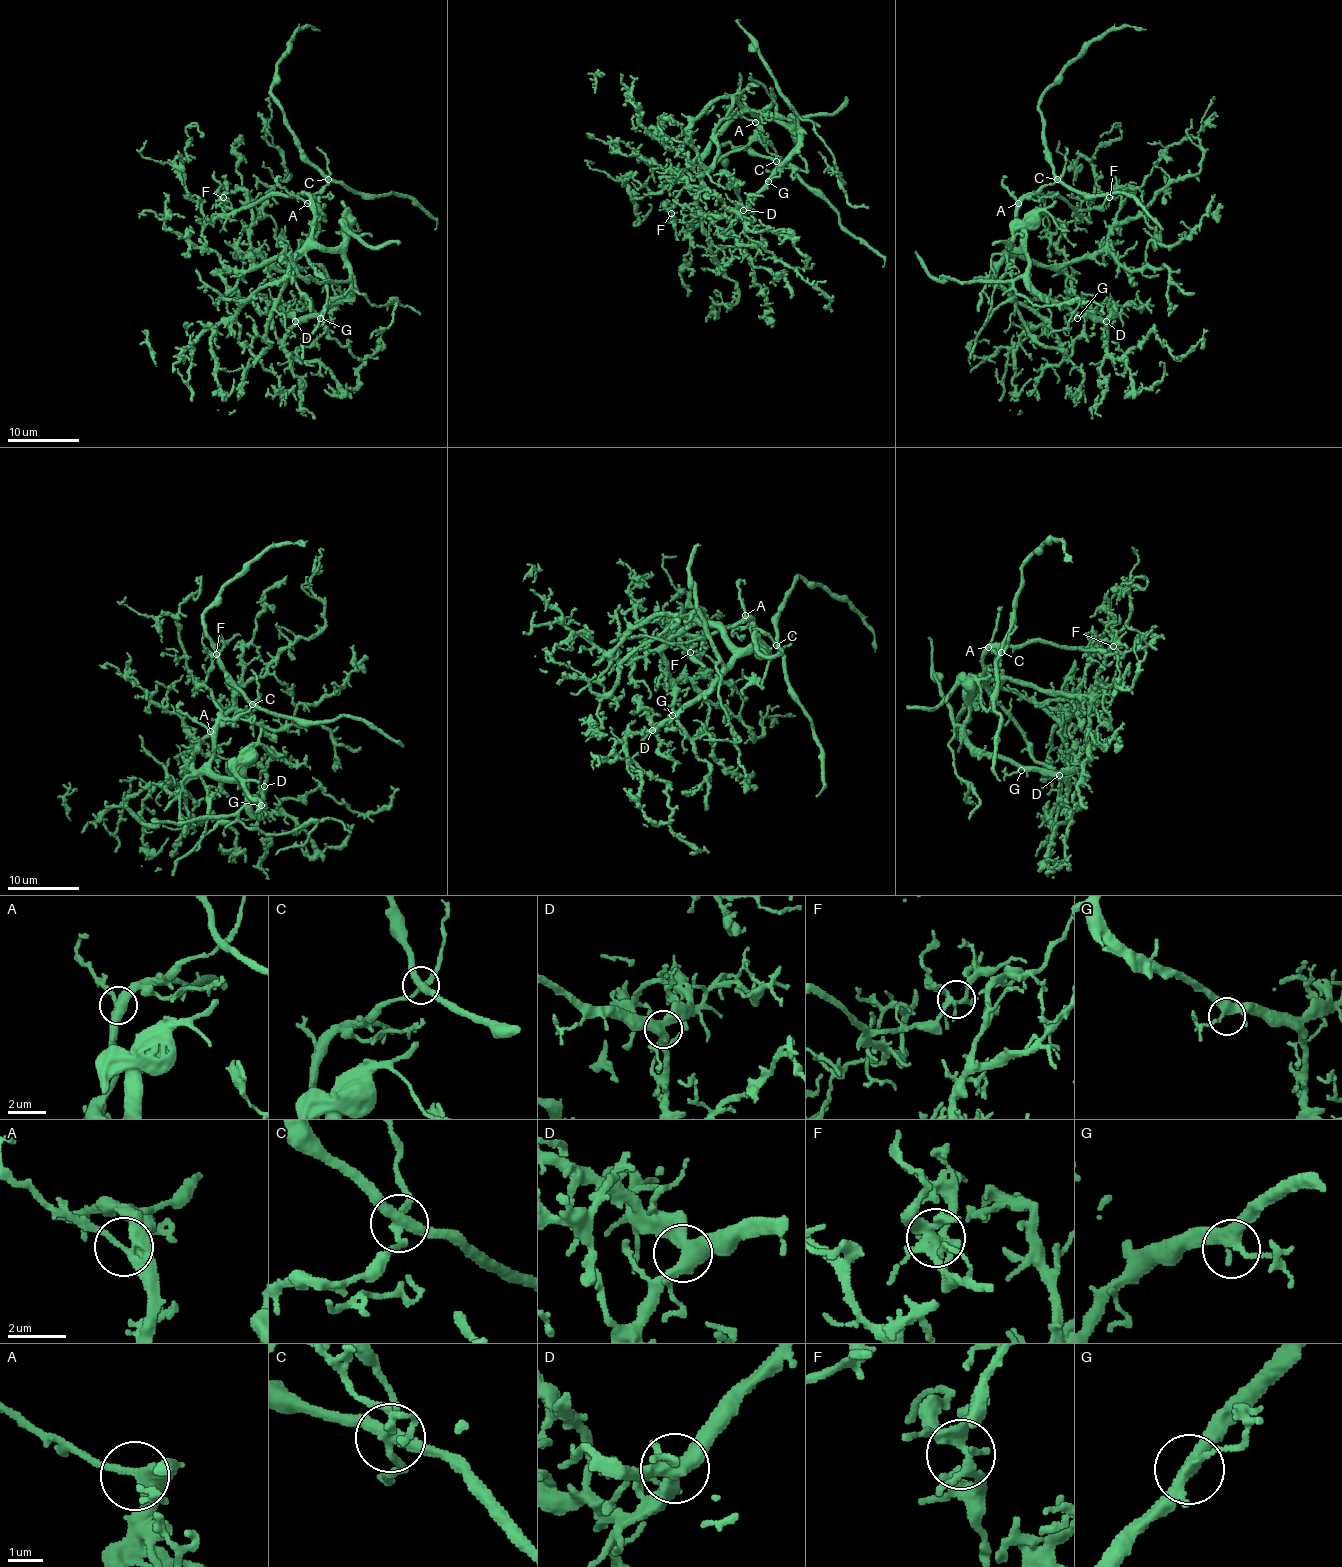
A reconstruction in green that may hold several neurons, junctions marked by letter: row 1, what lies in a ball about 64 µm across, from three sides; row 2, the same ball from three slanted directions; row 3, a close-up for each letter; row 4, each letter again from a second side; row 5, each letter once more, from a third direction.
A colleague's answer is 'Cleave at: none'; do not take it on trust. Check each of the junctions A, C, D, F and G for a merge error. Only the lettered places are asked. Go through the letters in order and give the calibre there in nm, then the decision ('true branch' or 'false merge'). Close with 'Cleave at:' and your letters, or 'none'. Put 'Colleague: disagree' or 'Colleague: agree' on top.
Colleague: disagree
A: 280 nm thick; true branch
C: 340 nm thick; false merge
D: 440 nm thick; true branch
F: 300 nm thick; true branch
G: 320 nm thick; true branch
Cleave at: C

